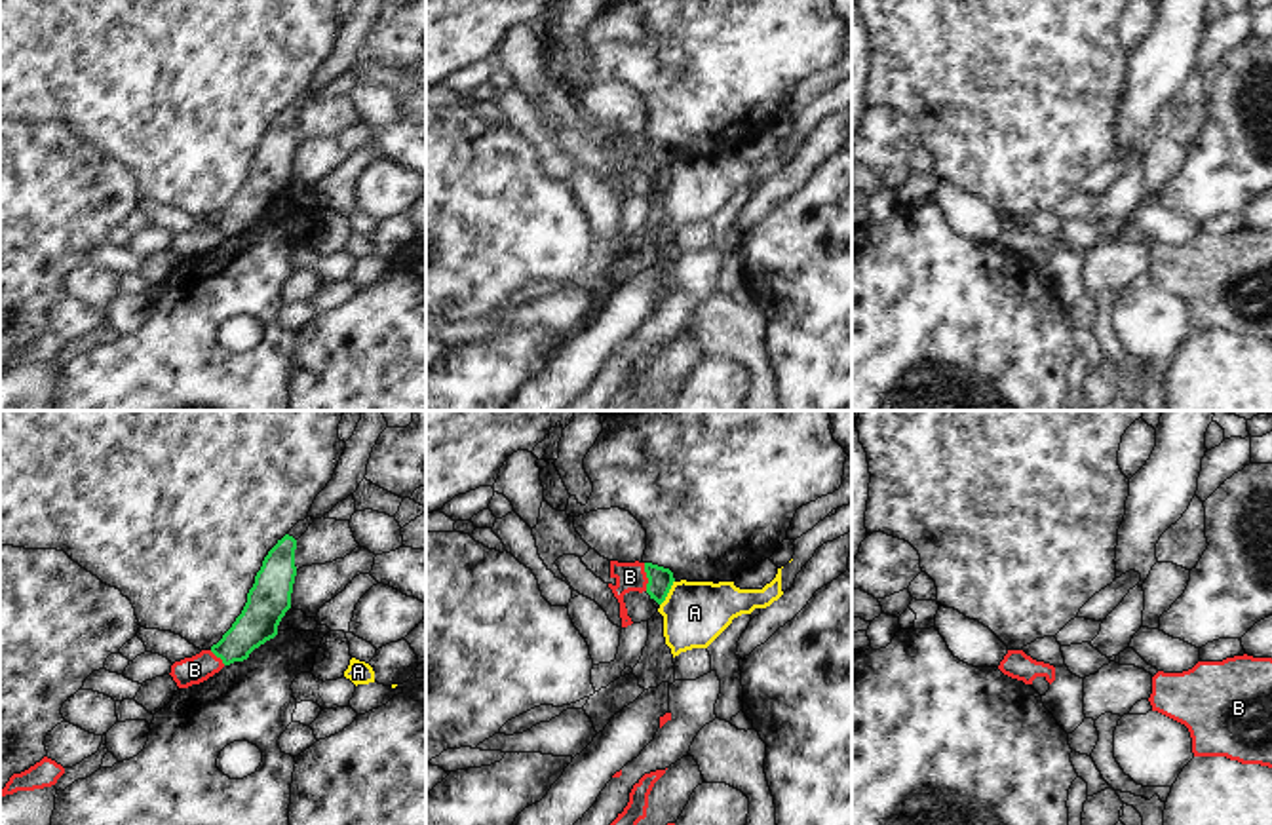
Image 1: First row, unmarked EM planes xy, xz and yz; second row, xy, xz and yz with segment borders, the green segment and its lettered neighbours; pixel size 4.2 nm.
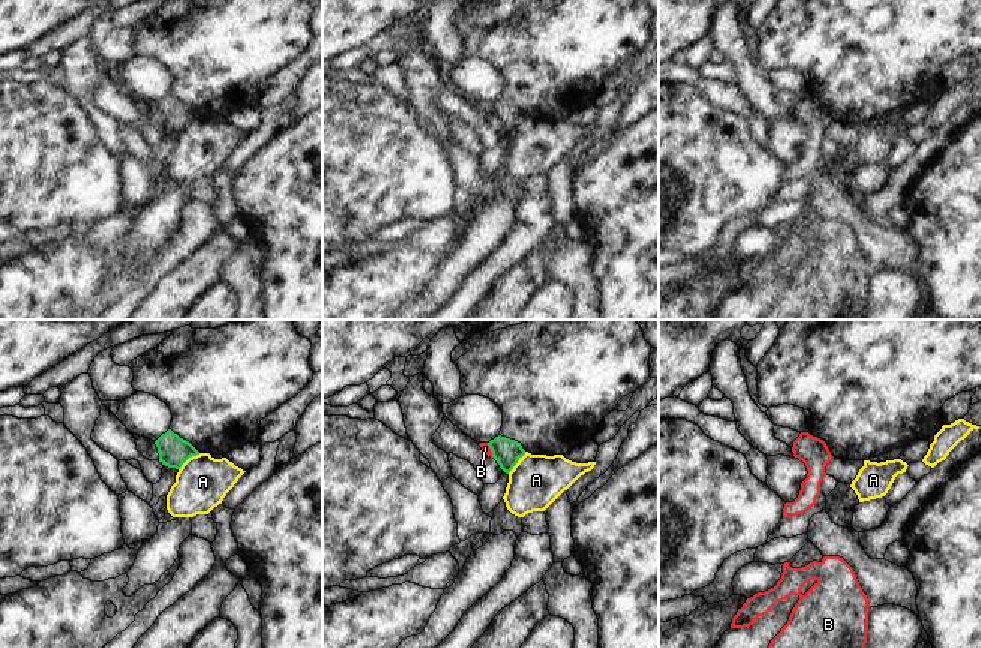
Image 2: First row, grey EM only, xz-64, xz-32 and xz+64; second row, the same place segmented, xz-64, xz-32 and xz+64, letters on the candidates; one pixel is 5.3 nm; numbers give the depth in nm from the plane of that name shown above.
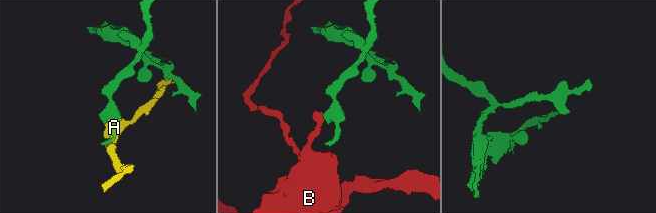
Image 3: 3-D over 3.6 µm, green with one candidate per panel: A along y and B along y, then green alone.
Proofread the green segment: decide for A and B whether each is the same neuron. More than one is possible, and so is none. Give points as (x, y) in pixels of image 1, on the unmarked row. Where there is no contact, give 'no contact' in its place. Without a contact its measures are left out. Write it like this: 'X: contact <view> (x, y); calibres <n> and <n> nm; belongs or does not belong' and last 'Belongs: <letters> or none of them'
A: contact xz (668, 166); calibres 110 and 280 nm; does not belong
B: contact xz (647, 151); calibres 110 and 130 nm; does not belong
Belongs: none of them

